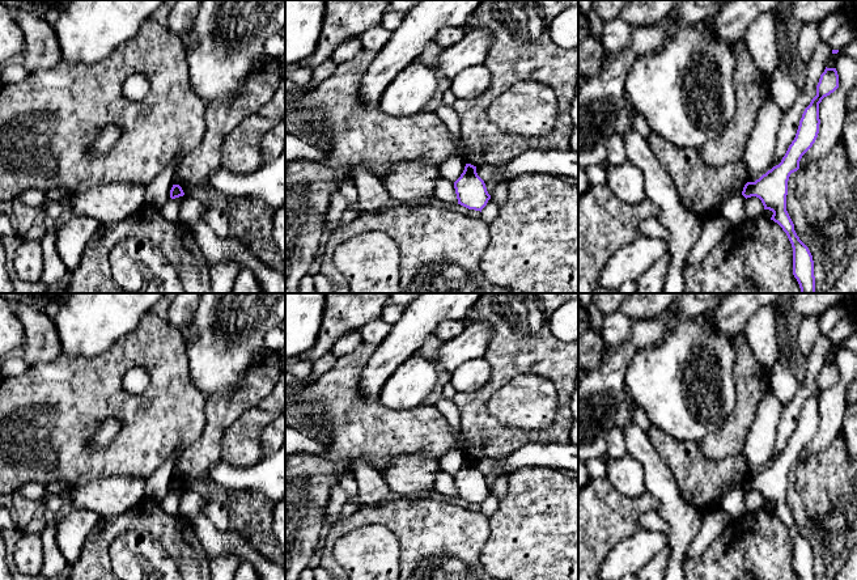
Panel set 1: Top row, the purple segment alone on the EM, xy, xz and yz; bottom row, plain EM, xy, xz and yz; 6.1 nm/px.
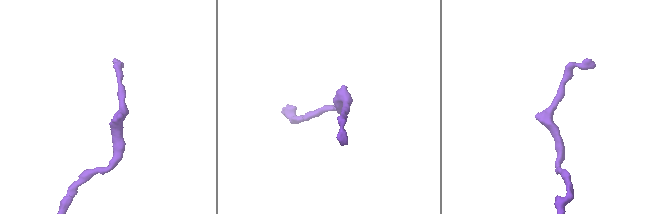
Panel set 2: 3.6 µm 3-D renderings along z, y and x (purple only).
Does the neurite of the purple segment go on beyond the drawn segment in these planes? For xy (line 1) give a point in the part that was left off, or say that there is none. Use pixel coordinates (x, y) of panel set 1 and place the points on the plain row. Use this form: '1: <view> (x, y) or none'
1: none

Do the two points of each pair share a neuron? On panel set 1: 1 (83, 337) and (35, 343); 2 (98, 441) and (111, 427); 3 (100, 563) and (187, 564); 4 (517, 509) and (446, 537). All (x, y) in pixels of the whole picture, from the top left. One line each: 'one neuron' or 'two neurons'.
1: two neurons
2: one neuron
3: one neuron
4: two neurons

